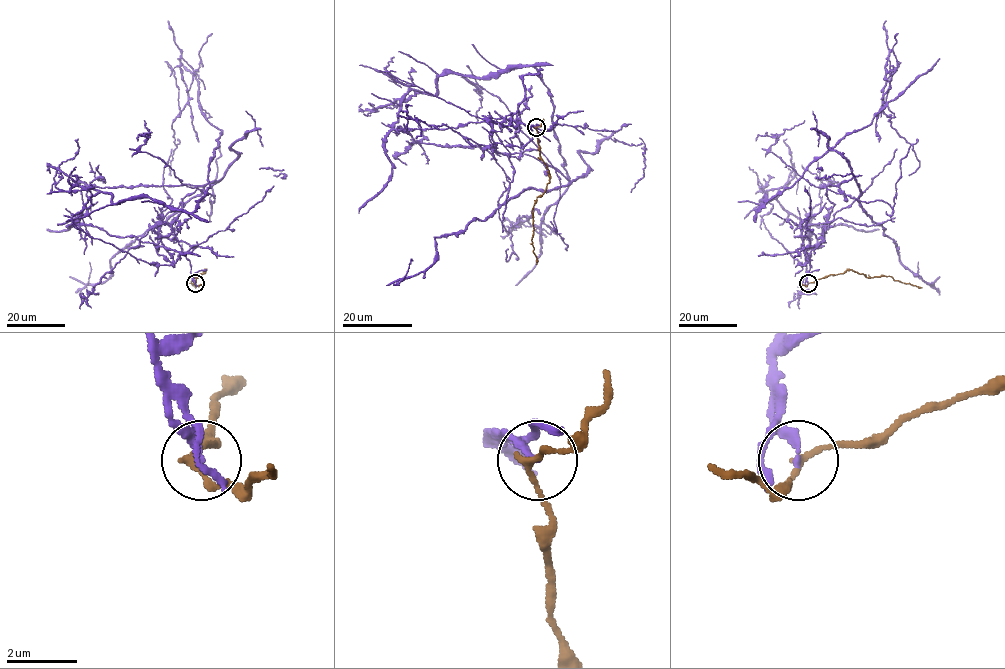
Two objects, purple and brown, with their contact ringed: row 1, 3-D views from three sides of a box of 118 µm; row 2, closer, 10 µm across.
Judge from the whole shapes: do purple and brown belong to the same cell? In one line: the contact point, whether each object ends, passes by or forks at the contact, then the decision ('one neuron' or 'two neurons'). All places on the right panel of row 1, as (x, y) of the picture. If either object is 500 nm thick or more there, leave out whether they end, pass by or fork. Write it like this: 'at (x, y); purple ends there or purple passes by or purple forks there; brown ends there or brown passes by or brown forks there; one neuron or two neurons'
at (808, 283); purple ends there; brown passes by; two neurons

